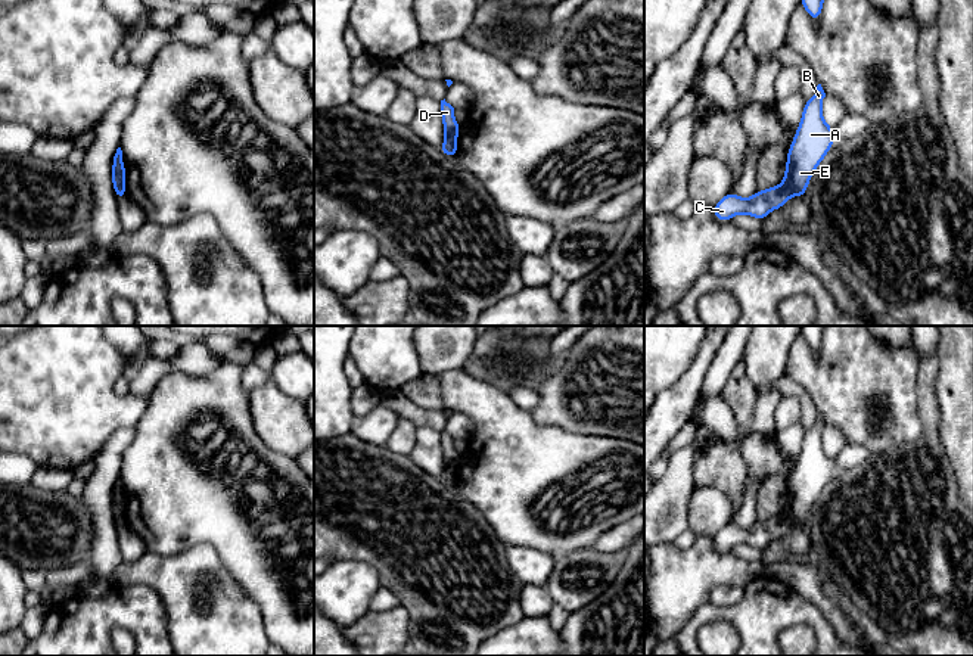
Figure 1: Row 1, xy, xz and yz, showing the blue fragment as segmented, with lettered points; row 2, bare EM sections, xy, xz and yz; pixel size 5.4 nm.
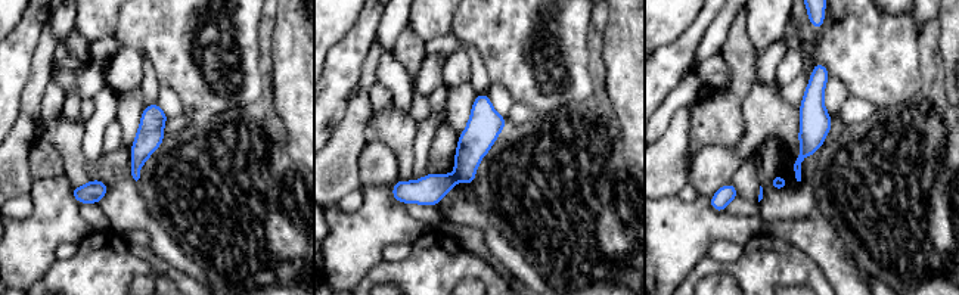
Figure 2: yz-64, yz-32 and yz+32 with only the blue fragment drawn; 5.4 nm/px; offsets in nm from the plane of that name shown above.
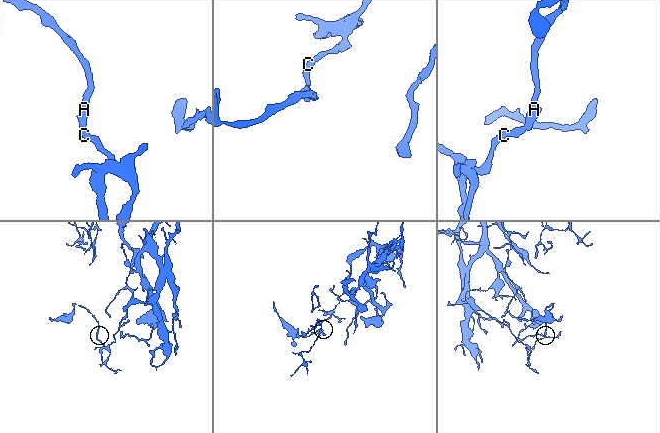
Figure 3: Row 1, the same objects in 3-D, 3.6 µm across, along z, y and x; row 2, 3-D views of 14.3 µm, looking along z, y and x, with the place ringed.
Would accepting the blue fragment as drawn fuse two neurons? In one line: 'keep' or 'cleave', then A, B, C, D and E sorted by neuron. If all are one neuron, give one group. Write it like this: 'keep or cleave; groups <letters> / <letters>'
cleave; groups A B E / C D

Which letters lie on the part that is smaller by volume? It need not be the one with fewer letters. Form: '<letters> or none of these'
A, B, E

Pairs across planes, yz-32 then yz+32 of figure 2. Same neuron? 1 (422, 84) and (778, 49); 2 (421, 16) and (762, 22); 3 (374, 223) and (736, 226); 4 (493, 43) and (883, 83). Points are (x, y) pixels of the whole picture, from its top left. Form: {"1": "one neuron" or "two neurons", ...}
{"1": "one neuron", "2": "one neuron", "3": "one neuron", "4": "one neuron"}

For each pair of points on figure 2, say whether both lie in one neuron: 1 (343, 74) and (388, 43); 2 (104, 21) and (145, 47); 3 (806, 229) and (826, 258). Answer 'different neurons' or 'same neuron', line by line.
1: different neurons
2: different neurons
3: same neuron

